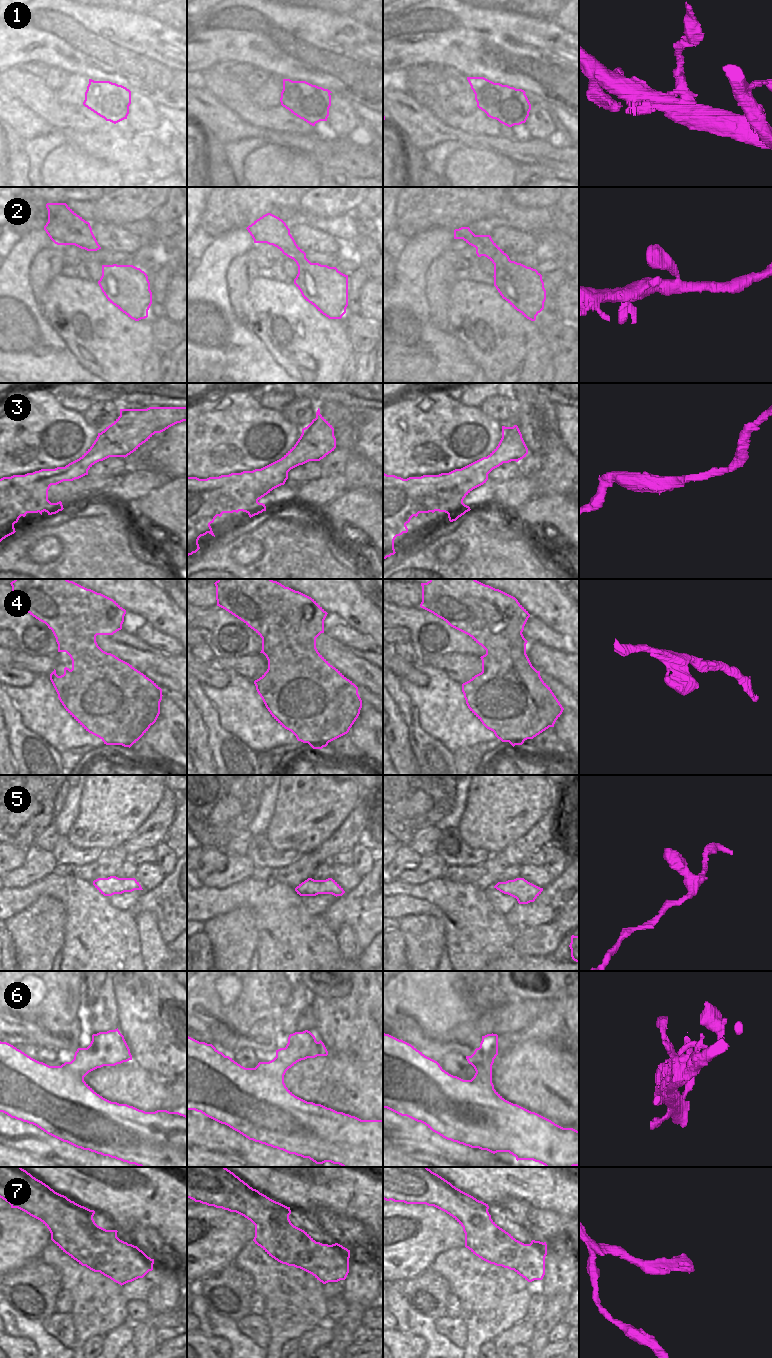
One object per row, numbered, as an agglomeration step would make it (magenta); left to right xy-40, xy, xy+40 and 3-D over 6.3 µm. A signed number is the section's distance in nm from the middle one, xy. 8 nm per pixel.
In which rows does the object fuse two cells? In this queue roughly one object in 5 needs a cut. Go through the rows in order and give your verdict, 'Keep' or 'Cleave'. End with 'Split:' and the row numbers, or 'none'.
1: Cleave
2: Keep
3: Keep
4: Keep
5: Keep
6: Keep
7: Keep
Split: 1

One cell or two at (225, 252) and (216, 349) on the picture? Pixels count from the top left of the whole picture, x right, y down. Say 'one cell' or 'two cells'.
one cell

